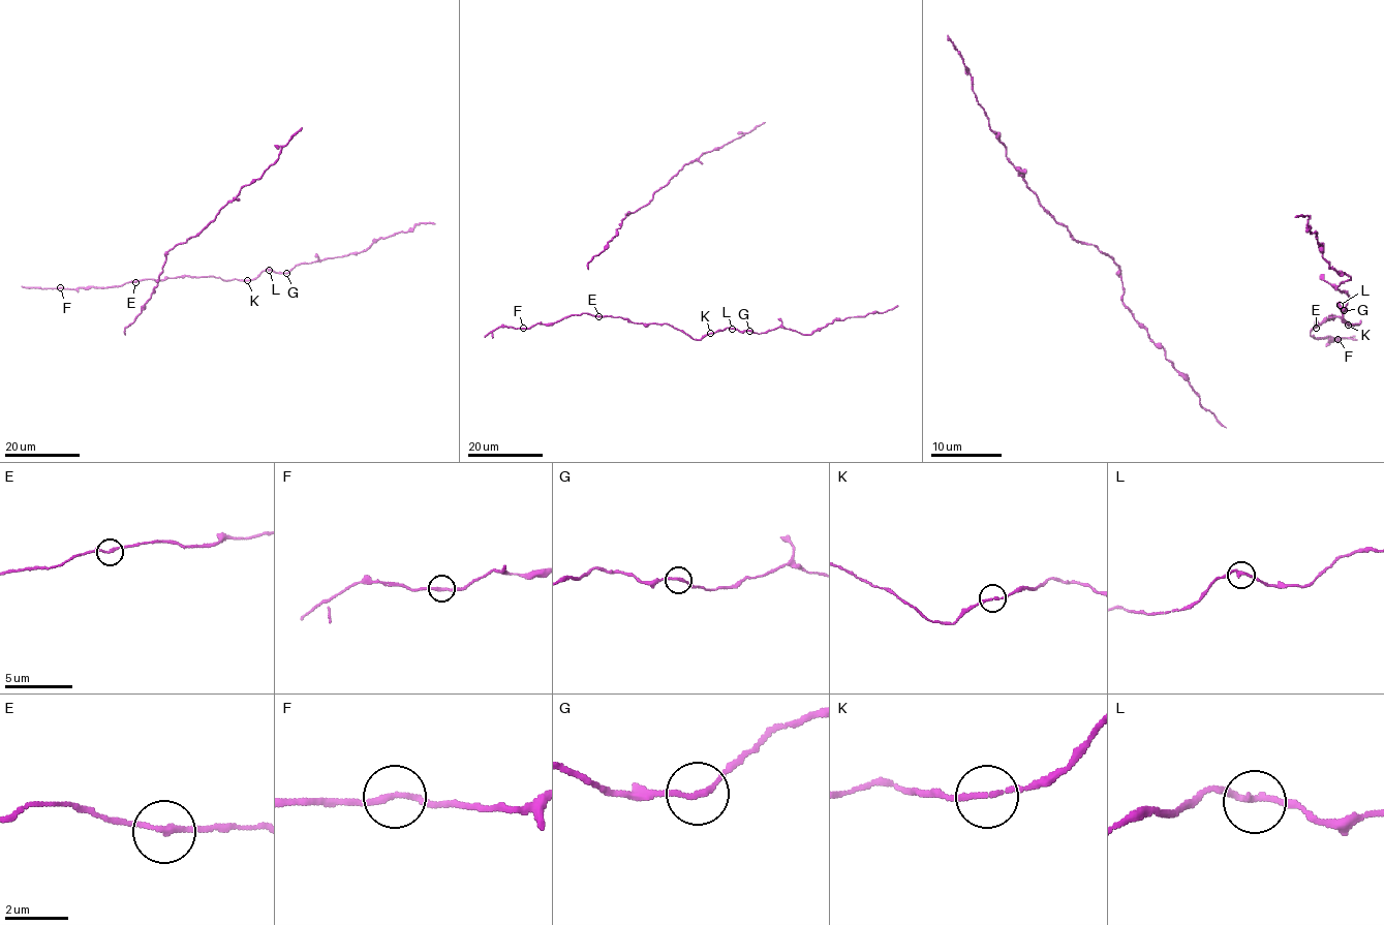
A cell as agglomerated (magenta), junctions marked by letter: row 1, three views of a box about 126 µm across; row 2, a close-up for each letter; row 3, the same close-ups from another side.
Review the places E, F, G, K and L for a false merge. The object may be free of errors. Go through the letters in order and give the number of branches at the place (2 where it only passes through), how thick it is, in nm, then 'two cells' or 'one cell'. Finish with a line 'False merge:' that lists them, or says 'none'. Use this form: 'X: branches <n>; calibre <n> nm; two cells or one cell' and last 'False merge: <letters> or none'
E: branches 2; calibre 180 nm; one cell
F: branches 2; calibre 190 nm; one cell
G: branches 2; calibre 180 nm; one cell
K: branches 2; calibre 160 nm; one cell
L: branches 2; calibre 180 nm; one cell
False merge: none

